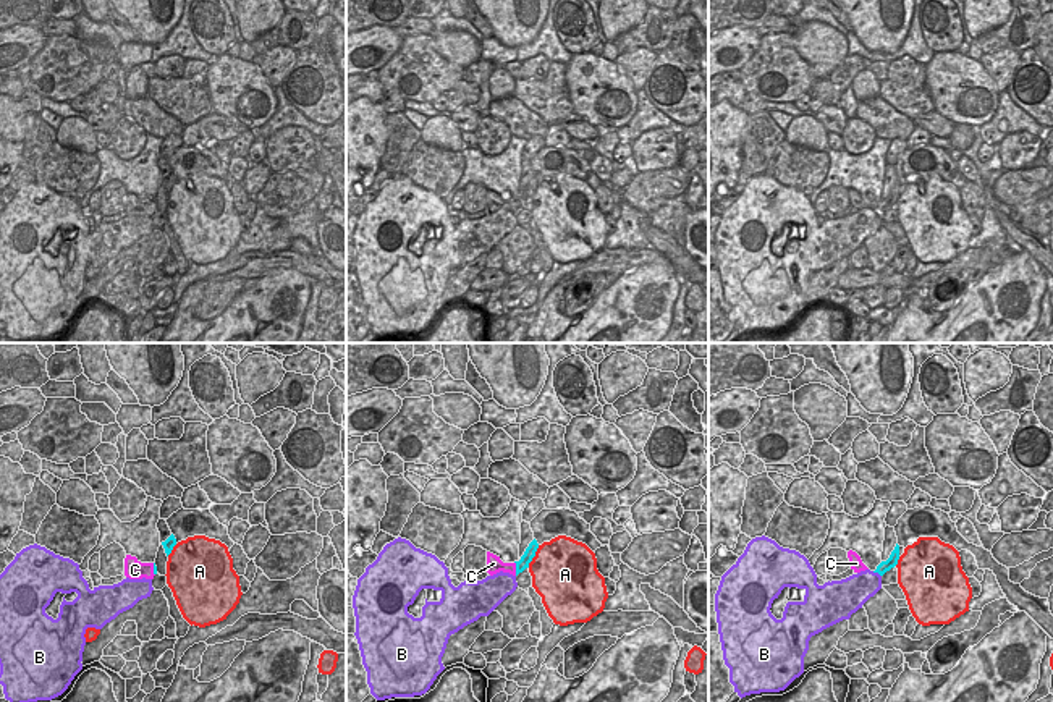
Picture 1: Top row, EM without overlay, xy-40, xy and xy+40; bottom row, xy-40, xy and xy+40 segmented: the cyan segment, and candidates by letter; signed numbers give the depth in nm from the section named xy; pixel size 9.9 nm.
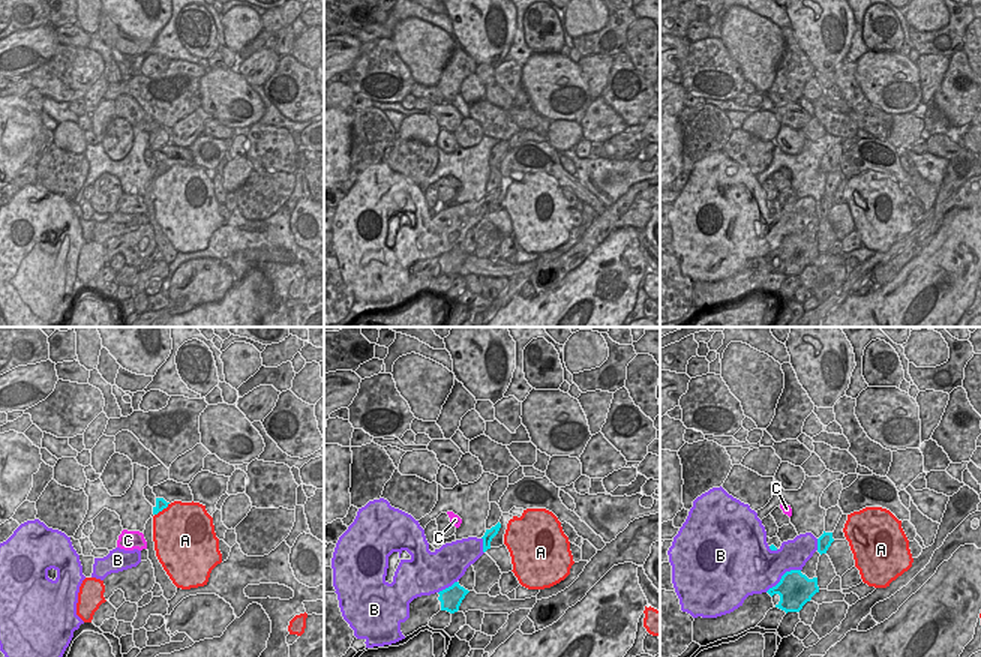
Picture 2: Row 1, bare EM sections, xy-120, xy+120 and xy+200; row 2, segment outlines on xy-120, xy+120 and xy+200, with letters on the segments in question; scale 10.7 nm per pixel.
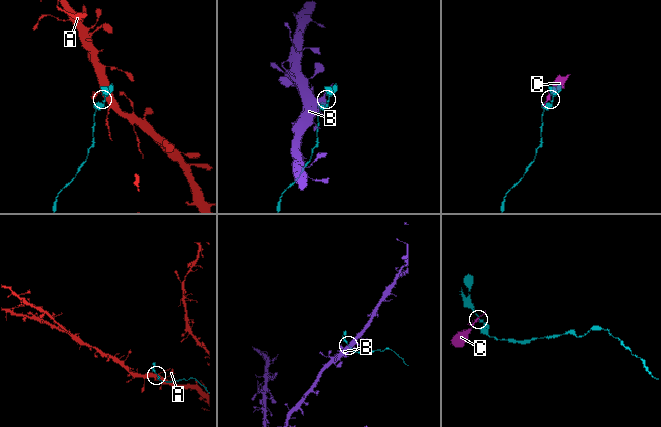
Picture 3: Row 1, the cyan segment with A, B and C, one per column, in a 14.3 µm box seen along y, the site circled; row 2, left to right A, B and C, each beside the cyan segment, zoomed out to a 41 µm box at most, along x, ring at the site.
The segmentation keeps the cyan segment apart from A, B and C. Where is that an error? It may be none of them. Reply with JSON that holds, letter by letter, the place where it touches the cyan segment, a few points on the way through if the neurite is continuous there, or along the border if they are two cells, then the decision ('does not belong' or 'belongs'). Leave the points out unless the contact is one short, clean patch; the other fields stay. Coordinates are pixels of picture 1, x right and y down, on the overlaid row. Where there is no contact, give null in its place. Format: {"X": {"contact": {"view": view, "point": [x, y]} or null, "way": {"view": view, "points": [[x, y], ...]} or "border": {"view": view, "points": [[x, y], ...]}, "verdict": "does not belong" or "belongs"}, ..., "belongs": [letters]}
{"A": {"contact": {"view": "xy", "point": [534, 555]}, "border": {"view": "xy", "points": [[539, 545], [528, 566]]}, "verdict": "does not belong"}, "B": {"contact": {"view": "xy+40", "point": [877, 571]}, "verdict": "does not belong"}, "C": {"contact": {"view": "xy", "point": [516, 568]}, "verdict": "does not belong"}, "belongs": []}

